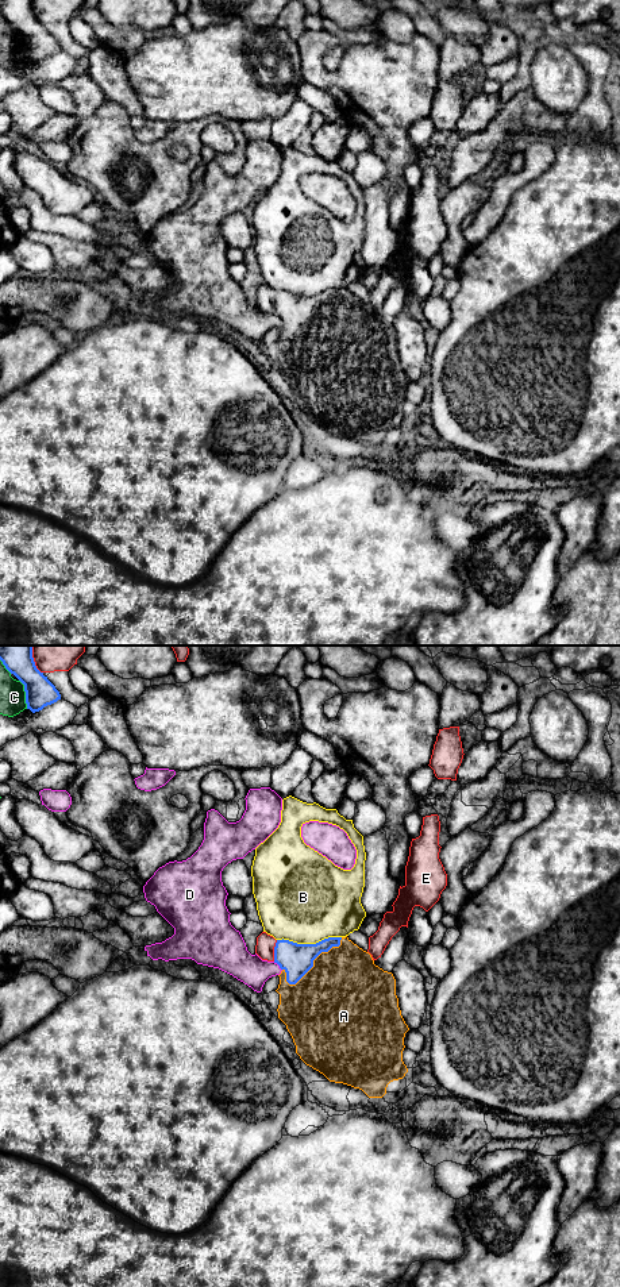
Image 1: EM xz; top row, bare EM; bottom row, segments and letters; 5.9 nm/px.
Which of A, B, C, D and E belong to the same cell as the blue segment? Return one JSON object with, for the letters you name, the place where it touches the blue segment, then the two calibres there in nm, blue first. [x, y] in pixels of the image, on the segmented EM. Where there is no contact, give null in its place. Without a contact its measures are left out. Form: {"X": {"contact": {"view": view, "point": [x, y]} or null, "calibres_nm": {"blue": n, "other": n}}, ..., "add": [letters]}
{"A": {"contact": {"view": "xz", "point": [314, 959]}, "calibres_nm": {"blue": 190, "other": 460}}, "add": ["A"]}

